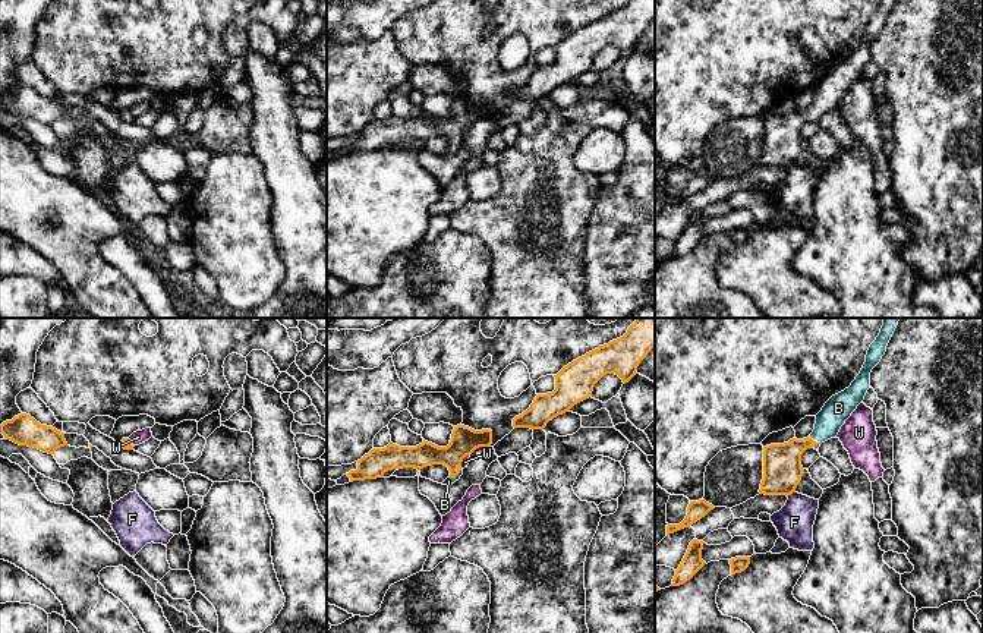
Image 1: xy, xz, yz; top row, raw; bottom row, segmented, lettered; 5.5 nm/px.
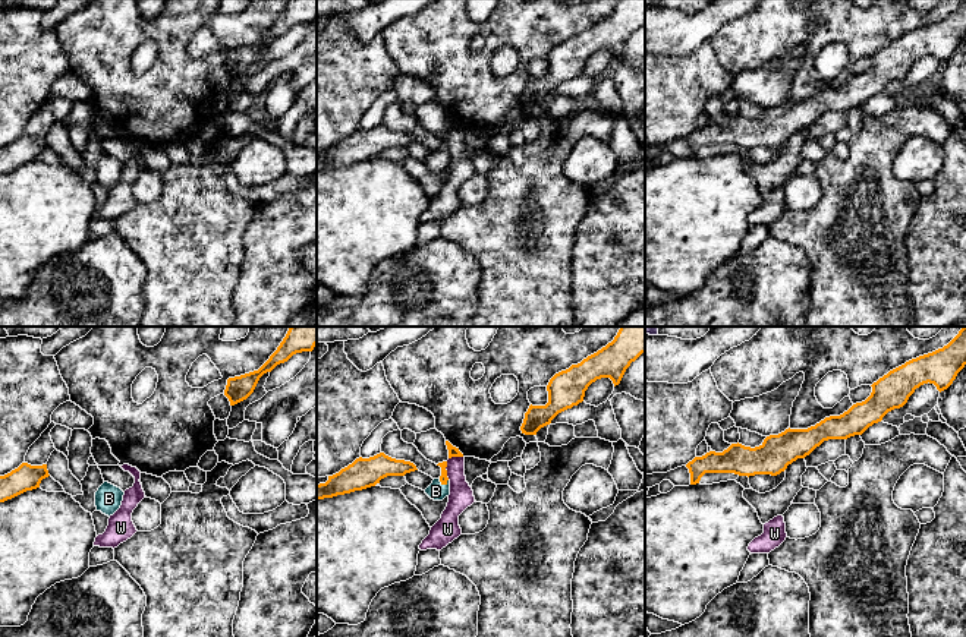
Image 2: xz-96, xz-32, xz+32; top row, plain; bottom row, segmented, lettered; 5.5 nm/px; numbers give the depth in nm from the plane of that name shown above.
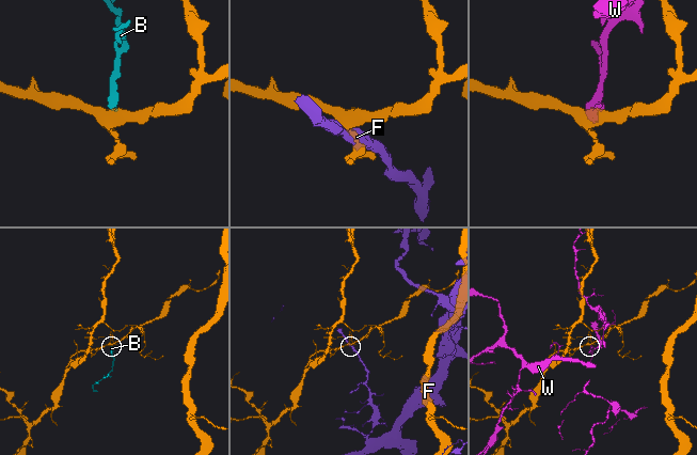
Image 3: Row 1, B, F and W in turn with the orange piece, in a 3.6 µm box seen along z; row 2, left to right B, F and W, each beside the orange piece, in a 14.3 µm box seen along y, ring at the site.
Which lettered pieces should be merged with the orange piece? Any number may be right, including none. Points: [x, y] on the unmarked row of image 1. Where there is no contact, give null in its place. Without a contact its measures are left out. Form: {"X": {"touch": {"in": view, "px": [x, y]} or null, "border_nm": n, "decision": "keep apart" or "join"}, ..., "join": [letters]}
{"B": {"touch": {"in": "yz", "px": [815, 113]}, "border_nm": 80, "decision": "join"}, "F": {"touch": {"in": "yz", "px": [790, 166]}, "border_nm": 50, "decision": "keep apart"}, "W": {"touch": {"in": "xz", "px": [462, 132]}, "border_nm": 90, "decision": "keep apart"}, "join": ["B"]}

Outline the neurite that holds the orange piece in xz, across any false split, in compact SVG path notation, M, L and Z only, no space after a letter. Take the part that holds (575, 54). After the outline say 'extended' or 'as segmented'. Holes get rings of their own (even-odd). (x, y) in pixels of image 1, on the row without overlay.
M628 0L623 9L564 38L554 47L555 62L538 66L530 79L513 91L513 98L544 101L549 92L589 70L595 56L607 45L615 45L624 56L628 54L653 19L655 0Z | as segmented

